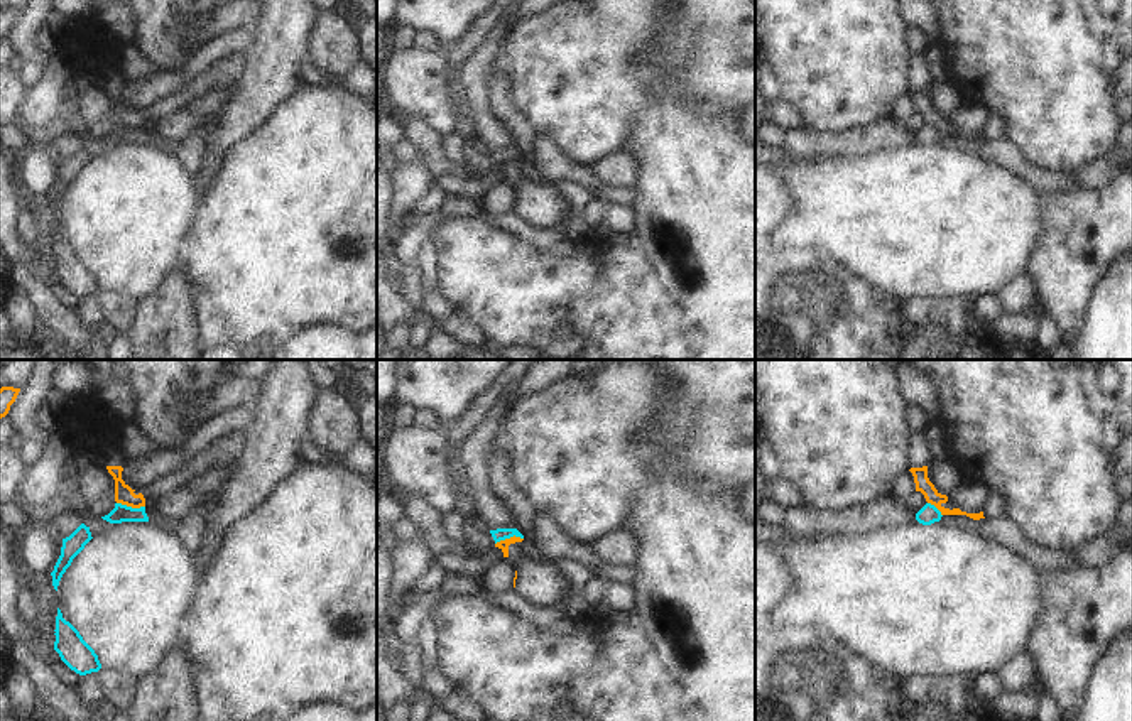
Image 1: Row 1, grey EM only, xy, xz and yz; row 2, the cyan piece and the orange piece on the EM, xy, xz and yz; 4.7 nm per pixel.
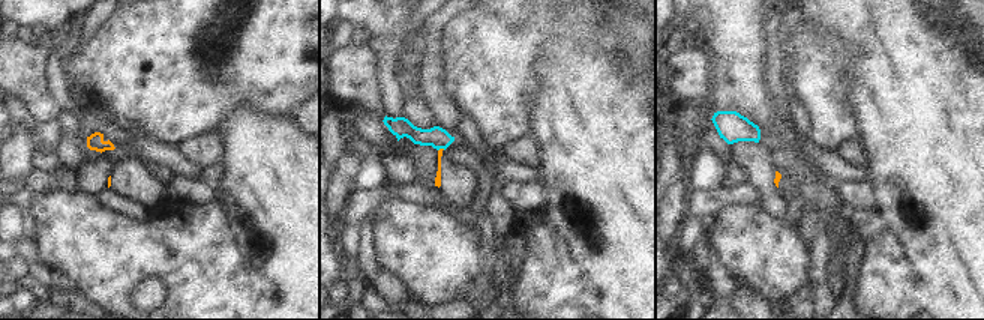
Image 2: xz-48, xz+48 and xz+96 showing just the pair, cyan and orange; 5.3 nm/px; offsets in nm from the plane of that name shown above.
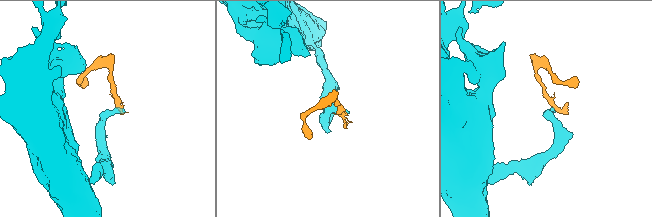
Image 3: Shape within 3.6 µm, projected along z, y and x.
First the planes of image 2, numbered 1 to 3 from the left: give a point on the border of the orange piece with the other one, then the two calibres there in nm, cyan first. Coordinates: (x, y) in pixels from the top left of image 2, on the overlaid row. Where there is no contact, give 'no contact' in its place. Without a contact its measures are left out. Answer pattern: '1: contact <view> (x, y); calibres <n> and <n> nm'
1: no contact
2: contact xz+48 (441, 147); calibres 120 and 30 nm
3: no contact

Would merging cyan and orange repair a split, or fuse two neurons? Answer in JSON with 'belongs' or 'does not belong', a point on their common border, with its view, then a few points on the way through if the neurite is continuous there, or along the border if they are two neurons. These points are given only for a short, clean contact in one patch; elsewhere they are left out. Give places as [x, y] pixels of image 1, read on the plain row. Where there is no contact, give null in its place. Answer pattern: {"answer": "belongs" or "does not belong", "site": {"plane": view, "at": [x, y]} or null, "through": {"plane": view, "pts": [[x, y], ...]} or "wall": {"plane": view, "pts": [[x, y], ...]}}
{"answer": "does not belong", "site": {"plane": "xy", "at": [130, 129]}, "wall": {"plane": "xy", "pts": [[117, 124], [127, 129], [144, 129]]}}

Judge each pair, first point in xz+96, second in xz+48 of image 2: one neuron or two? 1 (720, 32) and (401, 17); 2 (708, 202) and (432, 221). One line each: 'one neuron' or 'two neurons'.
1: one neuron
2: two neurons

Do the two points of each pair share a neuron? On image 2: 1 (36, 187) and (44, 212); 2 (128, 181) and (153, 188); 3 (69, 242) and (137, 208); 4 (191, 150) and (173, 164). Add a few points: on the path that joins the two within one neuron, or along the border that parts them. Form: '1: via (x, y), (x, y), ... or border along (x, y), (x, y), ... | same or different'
1: border along (74, 191), (41, 191), (33, 196) | different
2: via (134, 182), (147, 188) | same
3: border along (95, 194), (111, 209), (137, 220), (149, 218) | different
4: border along (176, 144), (183, 156), (201, 167) | different

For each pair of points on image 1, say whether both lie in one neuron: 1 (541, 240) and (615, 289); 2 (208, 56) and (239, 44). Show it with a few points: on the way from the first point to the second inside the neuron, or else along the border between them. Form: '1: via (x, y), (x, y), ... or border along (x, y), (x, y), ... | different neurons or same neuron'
1: border along (531, 243), (561, 257), (573, 254) | different neurons
2: via (215, 49), (232, 44) | same neuron

